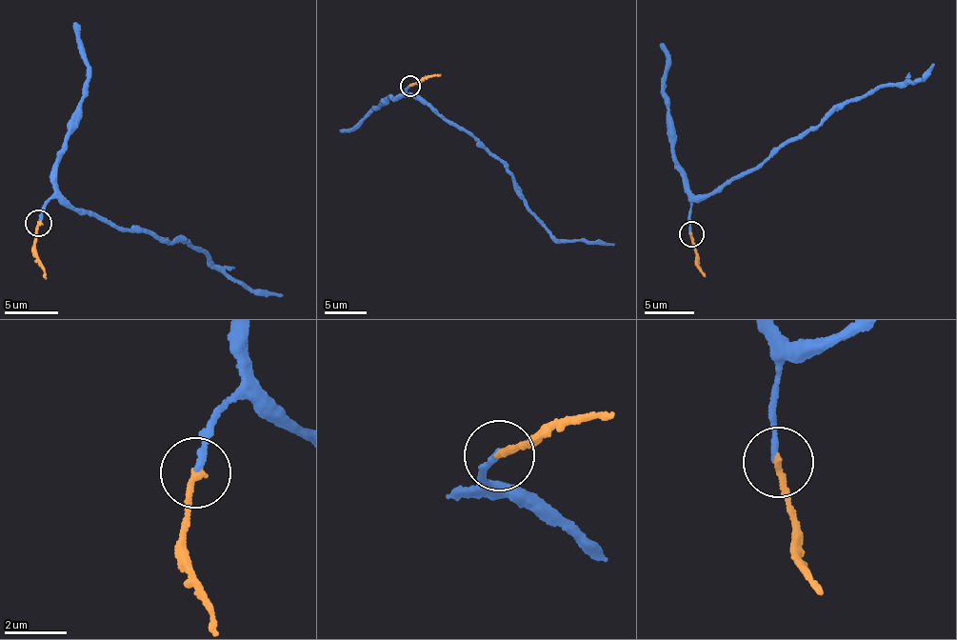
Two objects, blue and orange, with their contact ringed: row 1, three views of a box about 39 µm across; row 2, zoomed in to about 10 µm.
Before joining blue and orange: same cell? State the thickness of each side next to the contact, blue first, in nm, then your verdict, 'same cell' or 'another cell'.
calibres 200 and 220 nm; same cell

